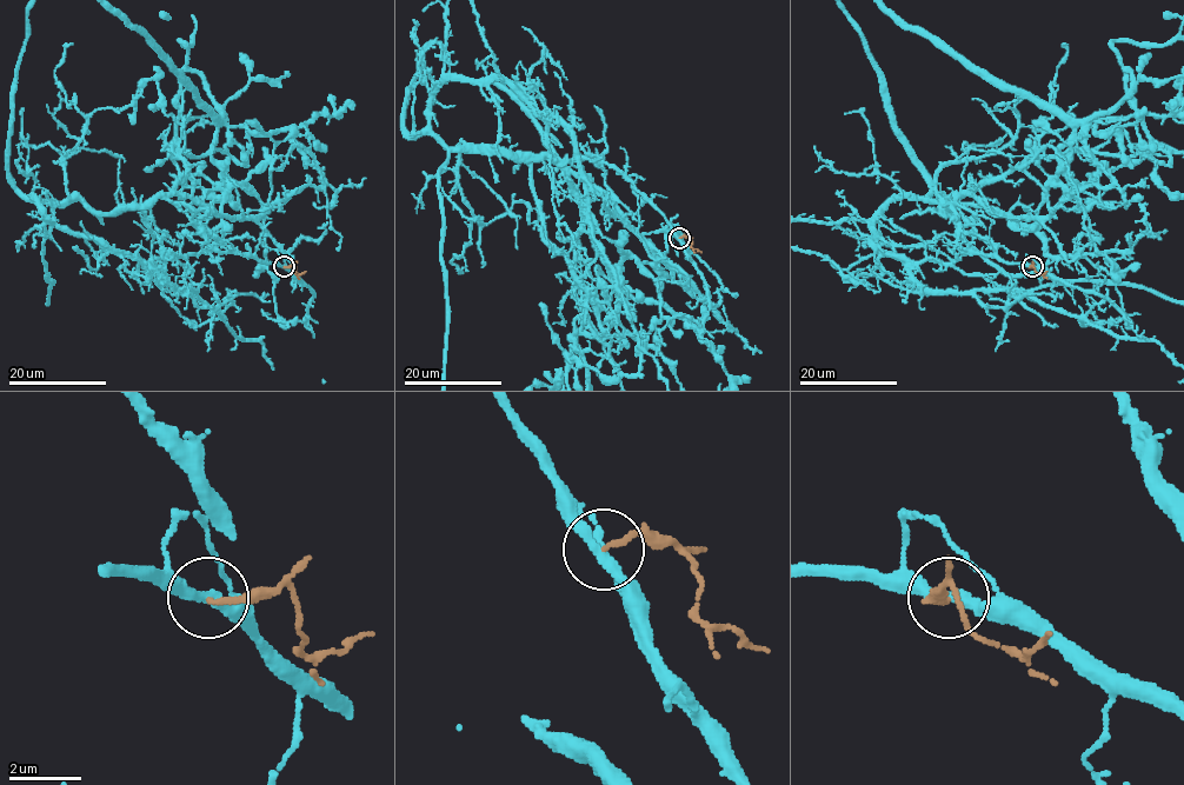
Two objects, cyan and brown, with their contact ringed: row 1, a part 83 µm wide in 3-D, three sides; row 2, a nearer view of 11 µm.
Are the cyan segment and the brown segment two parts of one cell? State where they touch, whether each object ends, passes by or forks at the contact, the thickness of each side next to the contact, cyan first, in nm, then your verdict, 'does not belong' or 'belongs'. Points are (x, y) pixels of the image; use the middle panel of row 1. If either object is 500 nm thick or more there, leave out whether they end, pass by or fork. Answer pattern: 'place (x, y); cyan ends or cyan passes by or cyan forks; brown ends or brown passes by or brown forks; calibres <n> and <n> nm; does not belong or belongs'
place (679, 238); cyan passes by; brown ends; calibres 320 and 150 nm; does not belong

